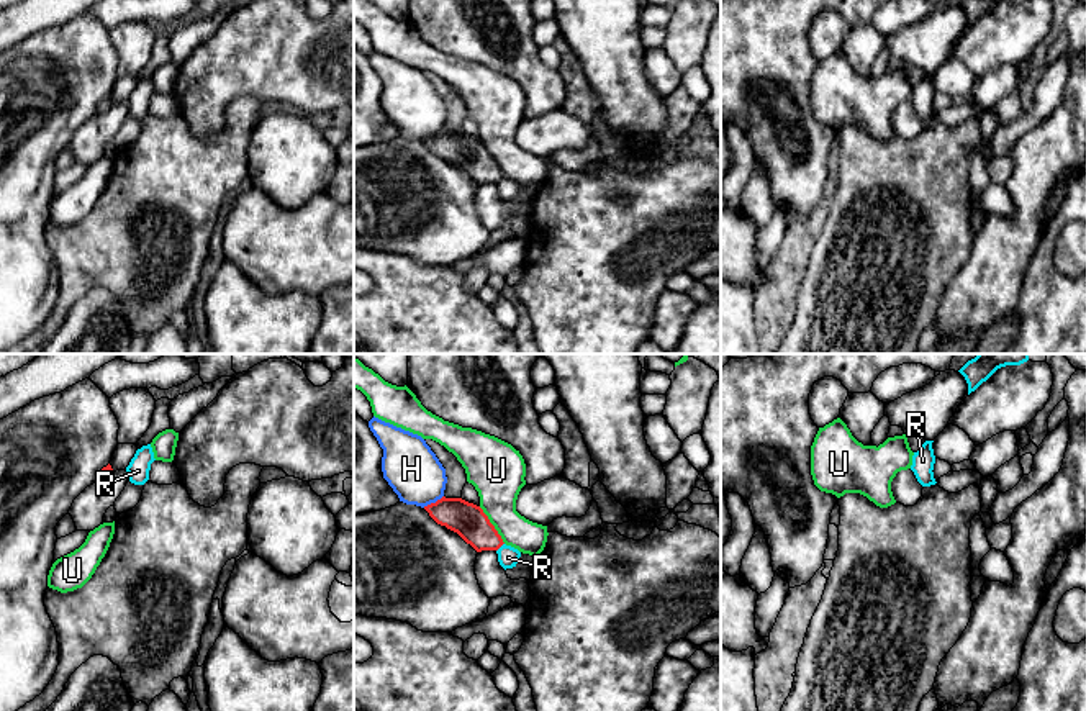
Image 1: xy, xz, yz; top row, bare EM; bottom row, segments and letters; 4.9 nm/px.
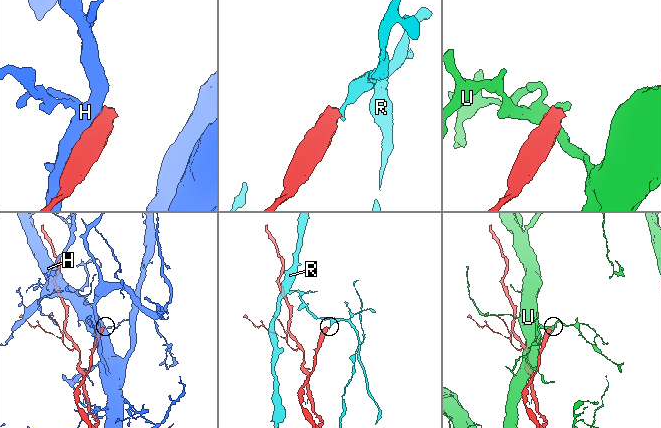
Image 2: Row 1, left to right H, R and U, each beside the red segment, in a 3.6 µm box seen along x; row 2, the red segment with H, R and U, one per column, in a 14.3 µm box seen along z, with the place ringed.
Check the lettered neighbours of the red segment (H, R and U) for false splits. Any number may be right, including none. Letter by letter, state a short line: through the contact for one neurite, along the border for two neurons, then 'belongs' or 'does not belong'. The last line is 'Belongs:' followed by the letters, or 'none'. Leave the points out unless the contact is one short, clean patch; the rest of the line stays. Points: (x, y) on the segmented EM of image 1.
H: does not belong
R: line xz (503, 543), (497, 551); does not belong
U: does not belong
Belongs: none

